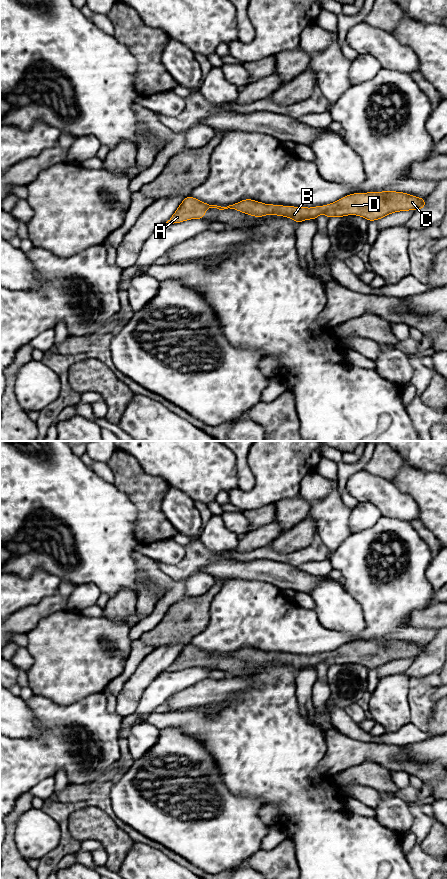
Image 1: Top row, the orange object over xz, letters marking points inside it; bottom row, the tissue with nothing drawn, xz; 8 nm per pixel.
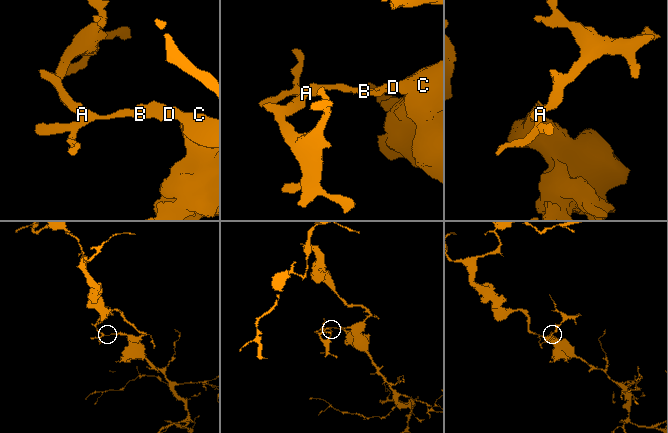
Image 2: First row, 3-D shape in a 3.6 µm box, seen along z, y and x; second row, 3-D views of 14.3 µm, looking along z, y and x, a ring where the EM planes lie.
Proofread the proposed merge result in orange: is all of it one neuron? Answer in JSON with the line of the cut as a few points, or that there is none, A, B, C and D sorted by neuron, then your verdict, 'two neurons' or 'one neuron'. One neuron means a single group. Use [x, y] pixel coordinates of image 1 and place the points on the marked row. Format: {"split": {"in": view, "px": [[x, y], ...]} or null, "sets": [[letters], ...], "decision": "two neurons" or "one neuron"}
{"split": null, "sets": [["A", "B", "C", "D"]], "decision": "one neuron"}

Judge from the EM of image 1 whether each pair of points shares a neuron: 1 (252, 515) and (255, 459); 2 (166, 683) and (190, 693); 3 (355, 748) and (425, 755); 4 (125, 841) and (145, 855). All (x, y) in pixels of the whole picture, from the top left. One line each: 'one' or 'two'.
1: two
2: two
3: two
4: two

